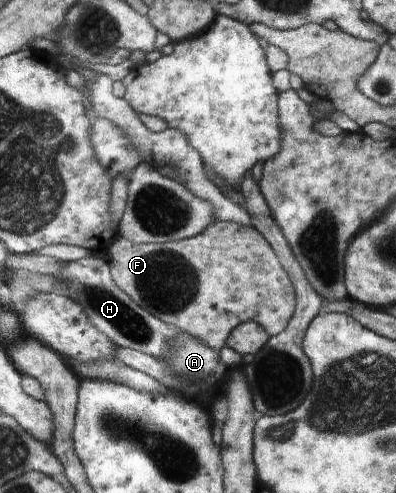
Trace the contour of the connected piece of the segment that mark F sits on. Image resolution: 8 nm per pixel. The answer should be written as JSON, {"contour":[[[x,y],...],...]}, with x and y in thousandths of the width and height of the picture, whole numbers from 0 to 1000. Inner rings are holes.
{"contour":[[[545,446],[538,454],[530,454],[510,473],[497,479],[432,489],[409,491],[394,495],[343,495],[323,489],[316,481],[298,479],[283,493],[278,493],[268,505],[268,531],[275,538],[283,566],[288,574],[354,623],[361,623],[379,639],[391,645],[407,647],[422,657],[437,659],[449,671],[470,673],[487,680],[492,686],[505,686],[530,704],[545,712],[556,712],[566,700],[576,698],[578,682],[586,680],[591,667],[606,657],[616,657],[624,651],[644,651],[654,655],[674,675],[677,684],[699,682],[720,671],[730,659],[732,647],[740,643],[740,635],[750,623],[747,582],[740,578],[737,566],[730,562],[730,552],[722,550],[710,535],[707,525],[699,521],[699,513],[692,513],[679,489],[659,475],[646,462],[636,458],[619,458],[601,450],[573,450]]]}

